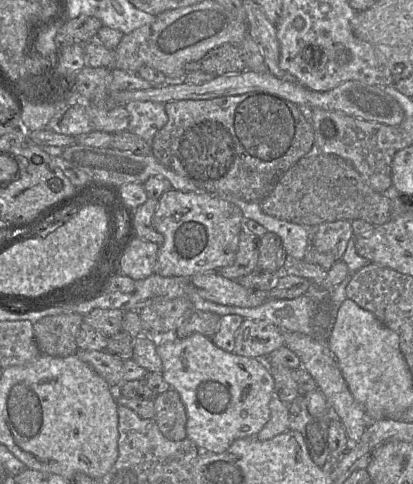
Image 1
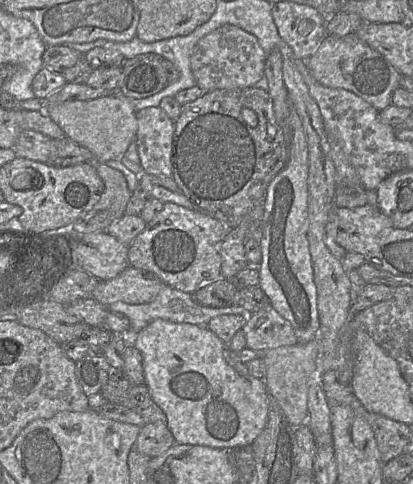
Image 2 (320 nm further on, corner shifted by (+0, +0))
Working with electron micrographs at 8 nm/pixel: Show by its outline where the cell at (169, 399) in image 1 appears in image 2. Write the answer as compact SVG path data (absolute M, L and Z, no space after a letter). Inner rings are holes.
M166 423L143 424L135 442L135 448L153 458L166 452L175 444L175 439Z

